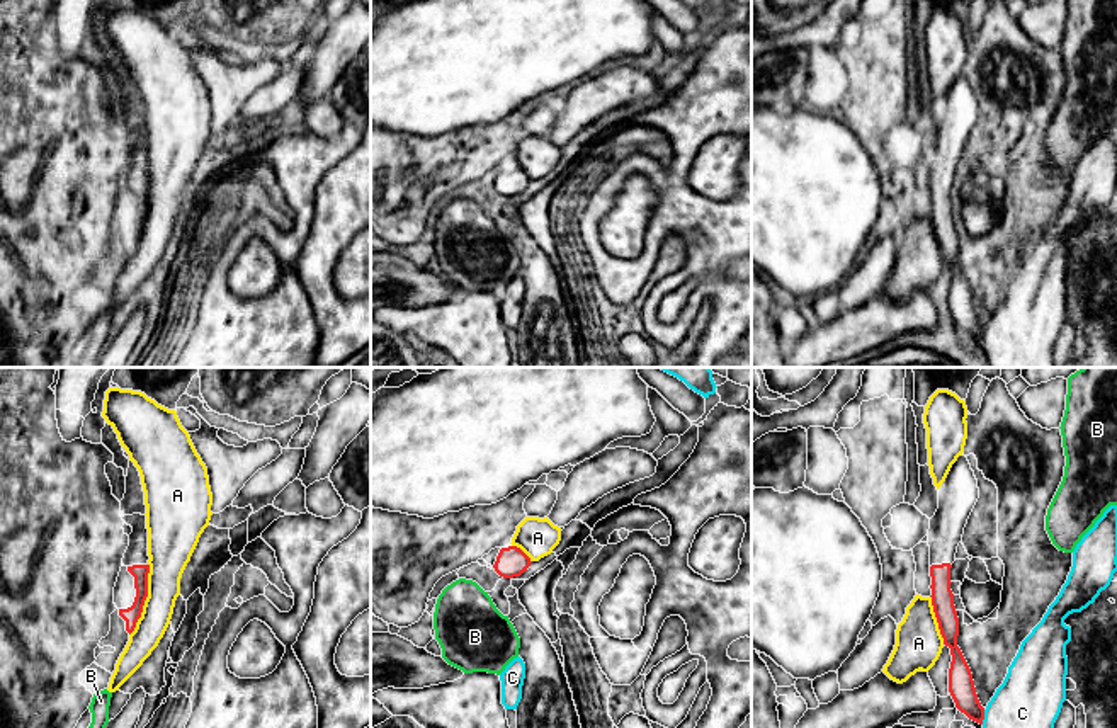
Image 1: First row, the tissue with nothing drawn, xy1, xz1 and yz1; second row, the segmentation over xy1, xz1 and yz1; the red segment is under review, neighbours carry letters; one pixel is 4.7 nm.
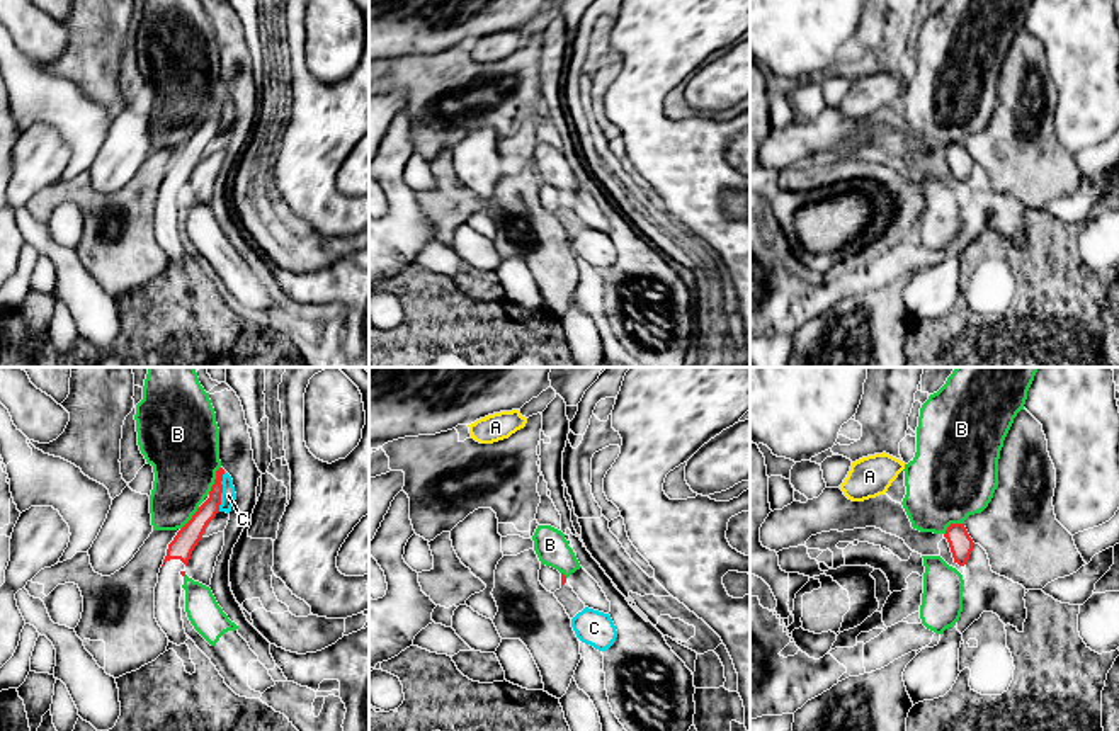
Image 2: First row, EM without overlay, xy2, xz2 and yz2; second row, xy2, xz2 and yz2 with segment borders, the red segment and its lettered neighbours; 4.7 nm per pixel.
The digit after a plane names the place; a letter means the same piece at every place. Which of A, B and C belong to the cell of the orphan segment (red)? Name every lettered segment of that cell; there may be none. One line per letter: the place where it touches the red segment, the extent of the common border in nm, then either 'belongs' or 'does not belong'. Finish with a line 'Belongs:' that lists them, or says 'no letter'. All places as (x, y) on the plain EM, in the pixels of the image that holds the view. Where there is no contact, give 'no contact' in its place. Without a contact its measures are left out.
A: contact xy1 (145, 218); length 360 nm; does not belong
B: contact xy2 (215, 99); length 150 nm; does not belong
C: contact xy2 (221, 111); length 190 nm; does not belong
Belongs: no letter

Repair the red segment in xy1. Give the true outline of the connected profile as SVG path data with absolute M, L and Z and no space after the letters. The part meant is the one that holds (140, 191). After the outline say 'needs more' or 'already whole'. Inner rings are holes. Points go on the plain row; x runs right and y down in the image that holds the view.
M124 134L122 139L133 146L122 184L134 196L136 216L131 226L119 228L119 235L126 240L126 250L131 253L136 247L138 238L141 236L143 225L148 216L148 148L146 134Z; needs more

